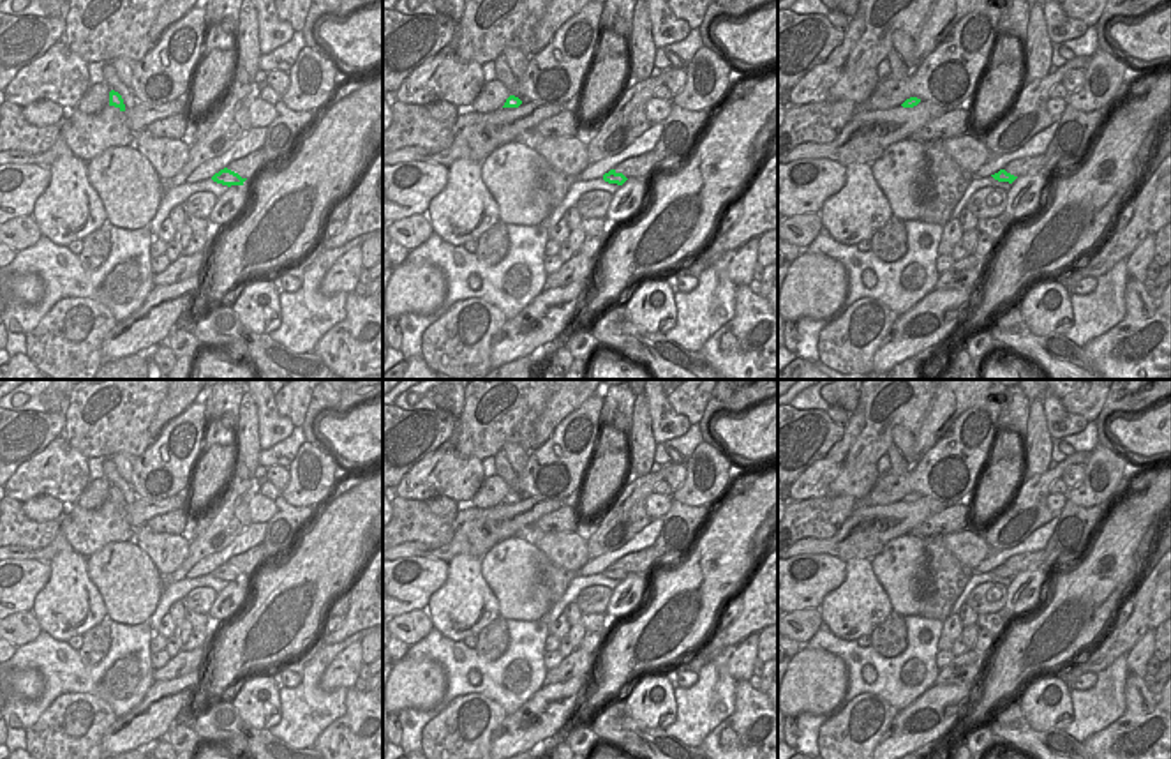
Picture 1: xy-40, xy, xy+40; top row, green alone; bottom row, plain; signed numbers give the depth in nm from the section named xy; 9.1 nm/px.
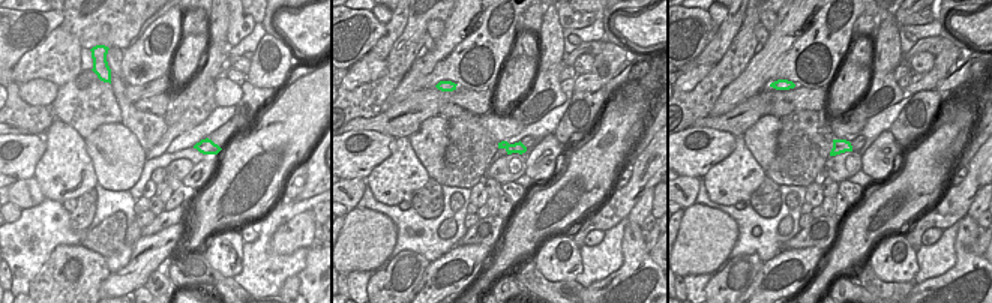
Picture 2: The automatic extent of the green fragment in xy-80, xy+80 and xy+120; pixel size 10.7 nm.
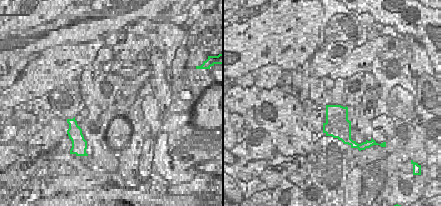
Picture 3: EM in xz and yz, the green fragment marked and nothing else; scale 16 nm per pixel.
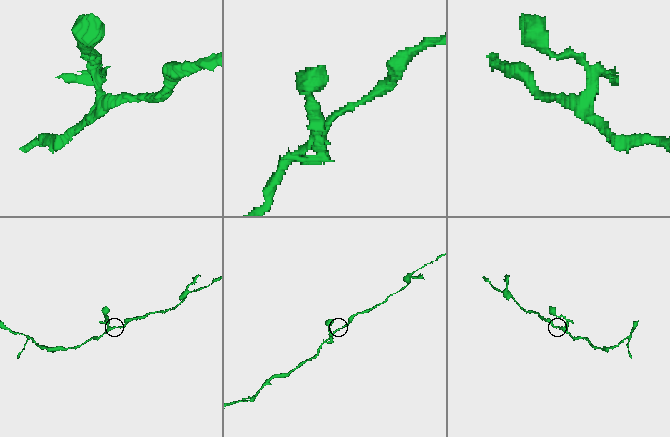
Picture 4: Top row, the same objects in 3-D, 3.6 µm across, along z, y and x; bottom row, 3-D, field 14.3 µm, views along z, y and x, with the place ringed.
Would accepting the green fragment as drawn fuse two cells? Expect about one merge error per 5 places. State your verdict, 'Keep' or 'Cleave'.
Keep

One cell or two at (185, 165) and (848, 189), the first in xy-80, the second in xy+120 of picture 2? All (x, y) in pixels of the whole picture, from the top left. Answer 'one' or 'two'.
two

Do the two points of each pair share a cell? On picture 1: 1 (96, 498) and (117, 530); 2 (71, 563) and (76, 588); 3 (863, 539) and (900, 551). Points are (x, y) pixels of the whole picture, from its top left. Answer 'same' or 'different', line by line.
1: different
2: same
3: different

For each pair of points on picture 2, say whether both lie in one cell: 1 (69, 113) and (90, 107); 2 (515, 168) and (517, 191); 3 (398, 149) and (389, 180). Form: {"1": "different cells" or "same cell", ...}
{"1": "same cell", "2": "different cells", "3": "same cell"}

